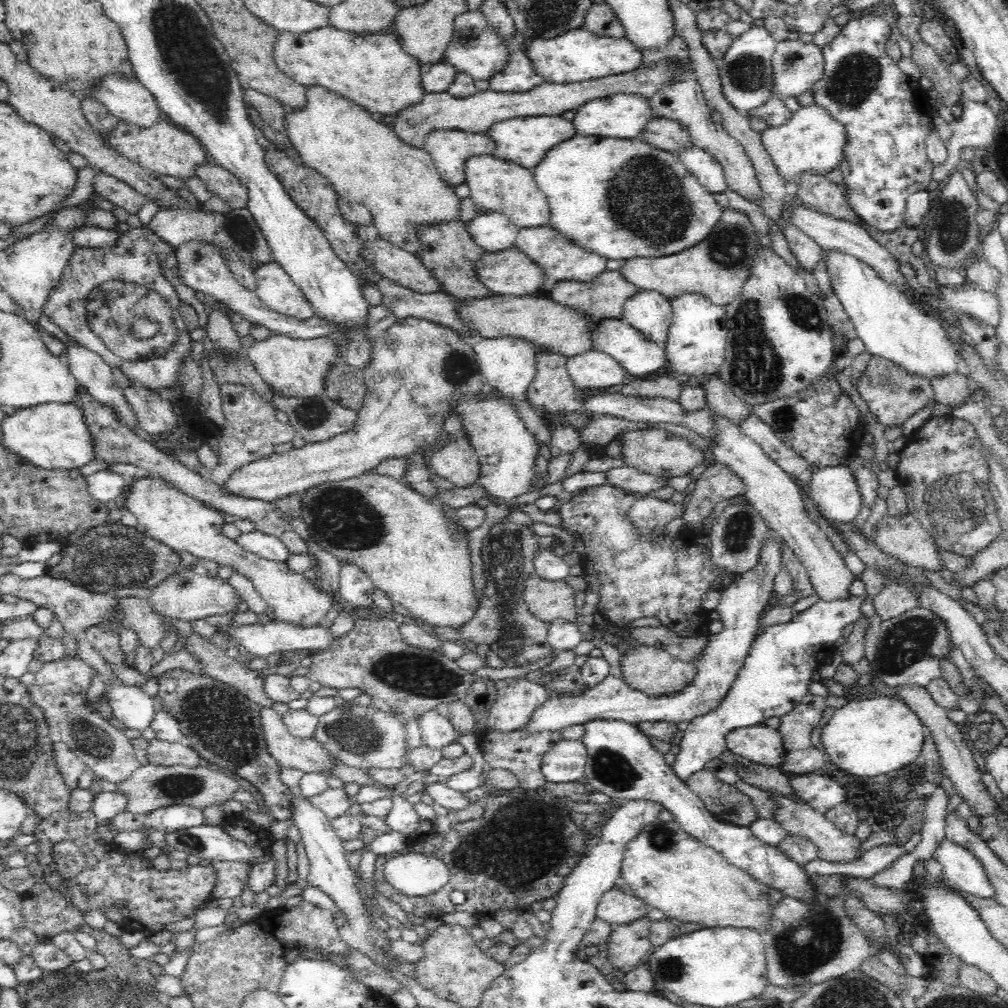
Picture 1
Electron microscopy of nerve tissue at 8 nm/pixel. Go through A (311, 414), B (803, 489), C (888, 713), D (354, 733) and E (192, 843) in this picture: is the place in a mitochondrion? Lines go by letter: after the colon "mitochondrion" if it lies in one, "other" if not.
A: mitochondrion
B: other
C: other
D: mitochondrion
E: mitochondrion

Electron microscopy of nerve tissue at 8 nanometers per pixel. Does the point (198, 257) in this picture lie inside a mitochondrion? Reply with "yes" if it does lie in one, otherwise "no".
yes

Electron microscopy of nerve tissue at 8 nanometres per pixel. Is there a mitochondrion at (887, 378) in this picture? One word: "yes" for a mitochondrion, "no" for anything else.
yes

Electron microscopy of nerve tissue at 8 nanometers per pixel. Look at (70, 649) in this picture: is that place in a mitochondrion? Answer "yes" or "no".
no

